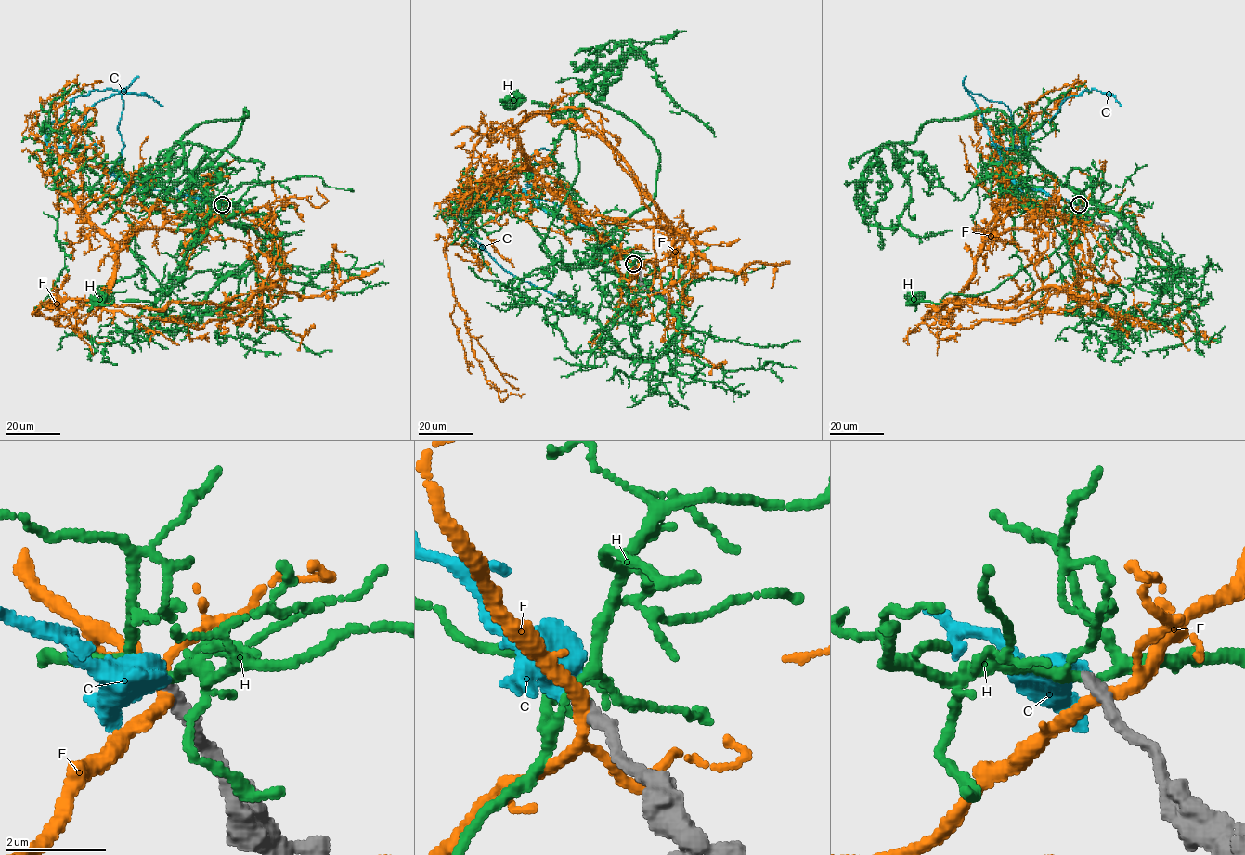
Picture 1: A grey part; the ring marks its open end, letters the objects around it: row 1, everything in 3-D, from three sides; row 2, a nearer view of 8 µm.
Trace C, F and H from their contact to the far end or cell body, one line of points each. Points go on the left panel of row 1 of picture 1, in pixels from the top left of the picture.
C: (221, 204), (114, 175), (122, 91), (91, 107), (70, 144), (47, 143), (71, 102), (95, 90), (162, 106)
F: (222, 205), (130, 234), (106, 302), (238, 307), (278, 286), (275, 304), (255, 307), (261, 326), (315, 325)
H: (221, 204), (200, 201), (188, 194), (170, 200), (135, 234), (131, 252), (167, 291), (156, 304), (98, 297)

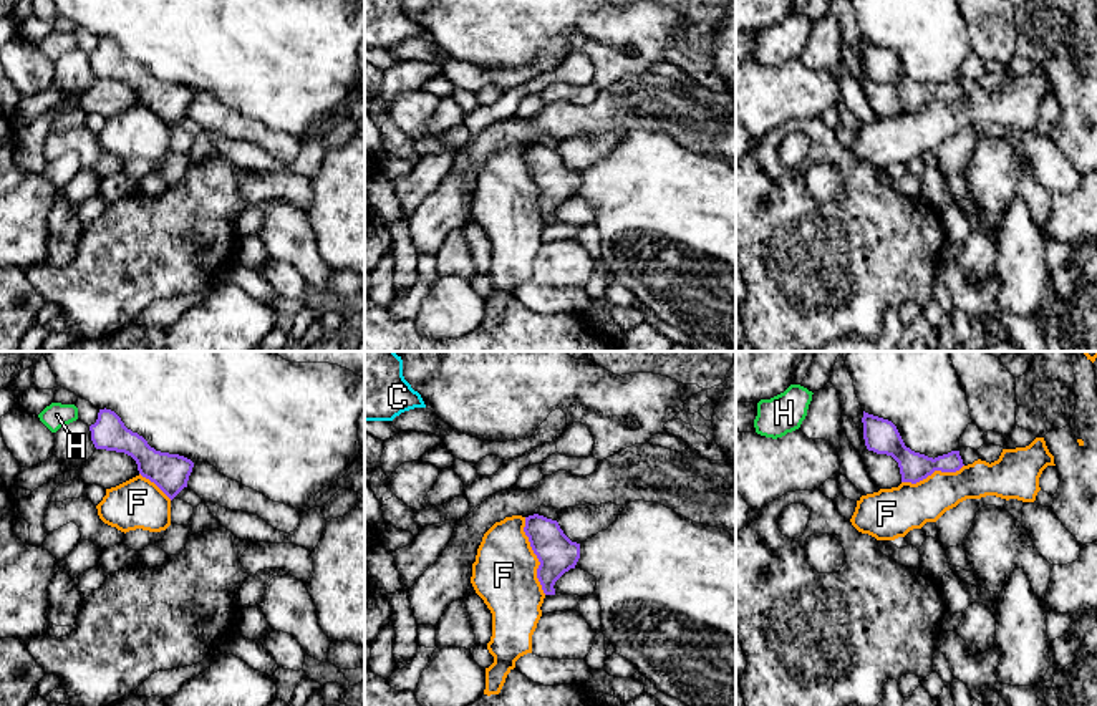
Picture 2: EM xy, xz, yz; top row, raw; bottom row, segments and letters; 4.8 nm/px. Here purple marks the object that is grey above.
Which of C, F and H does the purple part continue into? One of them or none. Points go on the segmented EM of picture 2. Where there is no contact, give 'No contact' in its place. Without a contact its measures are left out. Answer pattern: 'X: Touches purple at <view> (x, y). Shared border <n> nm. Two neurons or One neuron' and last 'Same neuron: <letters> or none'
C: No contact. One neuron
F: Touches purple at xz (536, 554). Shared border 400 nm. Two neurons
H: No contact. Two neurons
Same neuron: C

